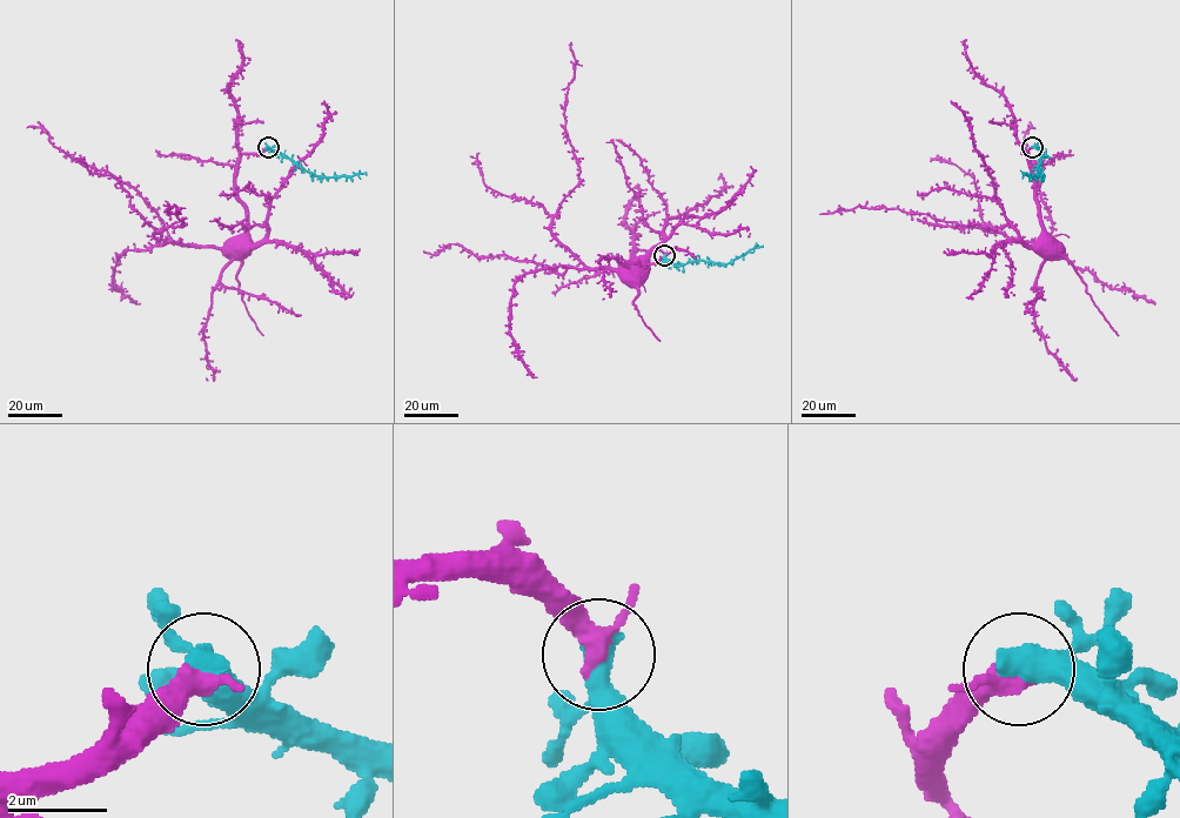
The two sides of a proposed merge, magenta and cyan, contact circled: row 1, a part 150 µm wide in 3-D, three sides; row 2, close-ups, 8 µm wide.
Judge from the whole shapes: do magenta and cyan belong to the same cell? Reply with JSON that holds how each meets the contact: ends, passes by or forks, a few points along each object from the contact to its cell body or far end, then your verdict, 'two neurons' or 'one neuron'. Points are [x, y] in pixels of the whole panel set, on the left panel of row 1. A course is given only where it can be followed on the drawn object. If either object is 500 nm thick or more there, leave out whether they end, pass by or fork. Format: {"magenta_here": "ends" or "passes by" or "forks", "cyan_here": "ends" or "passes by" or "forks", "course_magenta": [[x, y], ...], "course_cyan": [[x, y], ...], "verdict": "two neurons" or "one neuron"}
{"magenta_here": "passes by", "cyan_here": "passes by", "course_magenta": [[268, 147], [239, 162], [242, 234], [222, 247], [156, 239], [181, 226], [168, 208], [174, 214]], "course_cyan": [[268, 147], [316, 175], [352, 176], [366, 172]], "verdict": "one neuron"}

